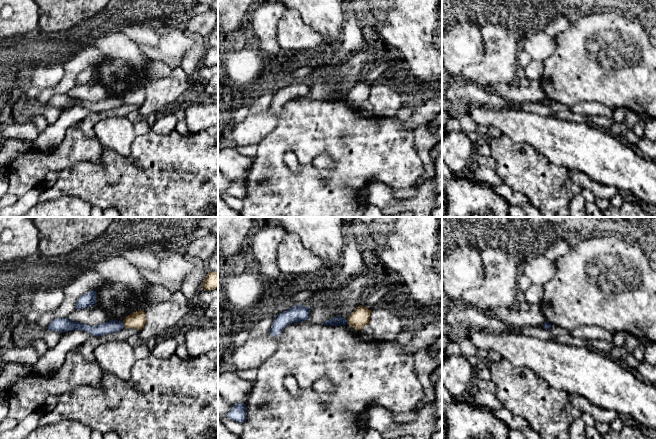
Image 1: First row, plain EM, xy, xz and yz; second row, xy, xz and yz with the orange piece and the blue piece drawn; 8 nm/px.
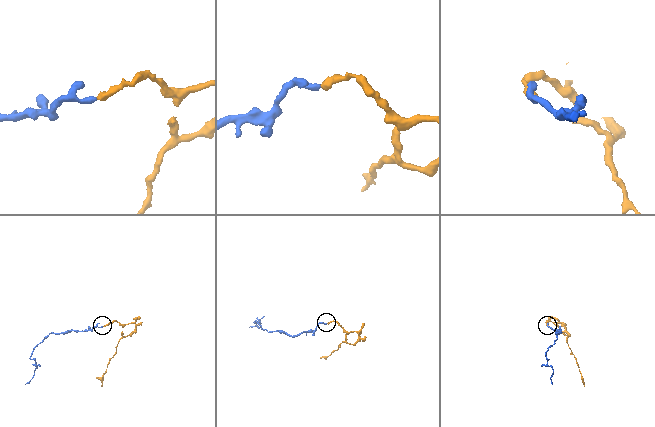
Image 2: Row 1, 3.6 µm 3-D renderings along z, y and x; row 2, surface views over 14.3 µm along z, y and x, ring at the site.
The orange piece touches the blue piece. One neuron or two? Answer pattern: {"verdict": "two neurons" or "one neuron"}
{"verdict": "two neurons"}

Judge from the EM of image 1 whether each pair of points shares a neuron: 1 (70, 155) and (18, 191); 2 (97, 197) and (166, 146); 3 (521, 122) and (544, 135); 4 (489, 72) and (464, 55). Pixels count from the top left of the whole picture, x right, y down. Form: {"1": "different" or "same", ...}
{"1": "same", "2": "same", "3": "same", "4": "different"}

